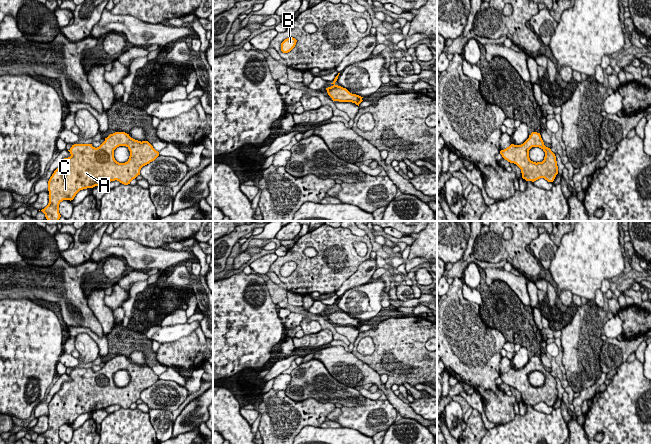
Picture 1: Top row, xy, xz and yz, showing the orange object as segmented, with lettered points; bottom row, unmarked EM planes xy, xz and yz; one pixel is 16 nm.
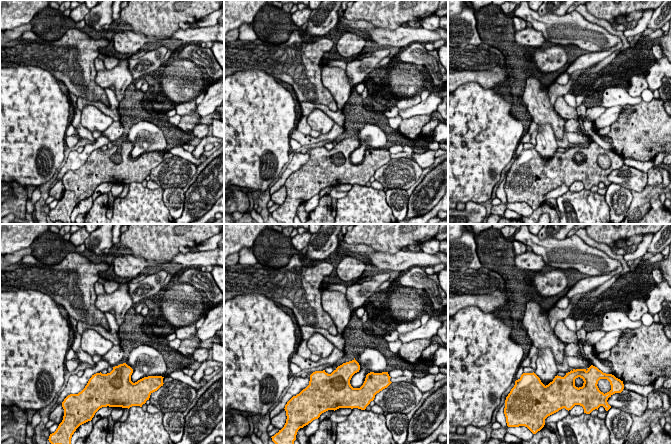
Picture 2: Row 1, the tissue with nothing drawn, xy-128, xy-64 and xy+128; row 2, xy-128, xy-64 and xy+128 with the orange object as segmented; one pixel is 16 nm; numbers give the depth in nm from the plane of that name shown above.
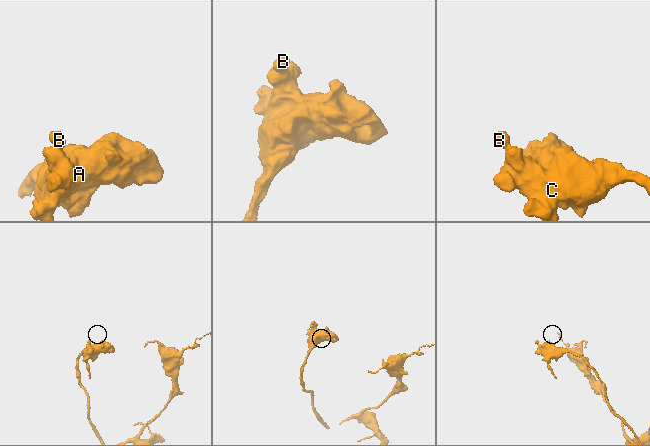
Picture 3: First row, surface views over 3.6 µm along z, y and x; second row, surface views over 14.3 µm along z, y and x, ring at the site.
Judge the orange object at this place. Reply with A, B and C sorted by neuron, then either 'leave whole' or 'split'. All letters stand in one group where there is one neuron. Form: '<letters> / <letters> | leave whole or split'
A B C | leave whole

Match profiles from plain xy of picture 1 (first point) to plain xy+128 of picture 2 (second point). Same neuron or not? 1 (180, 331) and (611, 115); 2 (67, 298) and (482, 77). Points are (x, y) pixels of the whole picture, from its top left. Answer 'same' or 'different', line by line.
1: same
2: different

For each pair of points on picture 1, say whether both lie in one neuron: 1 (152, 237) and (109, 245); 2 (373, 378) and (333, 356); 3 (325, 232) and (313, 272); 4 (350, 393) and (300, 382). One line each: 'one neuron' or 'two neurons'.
1: two neurons
2: one neuron
3: one neuron
4: one neuron

